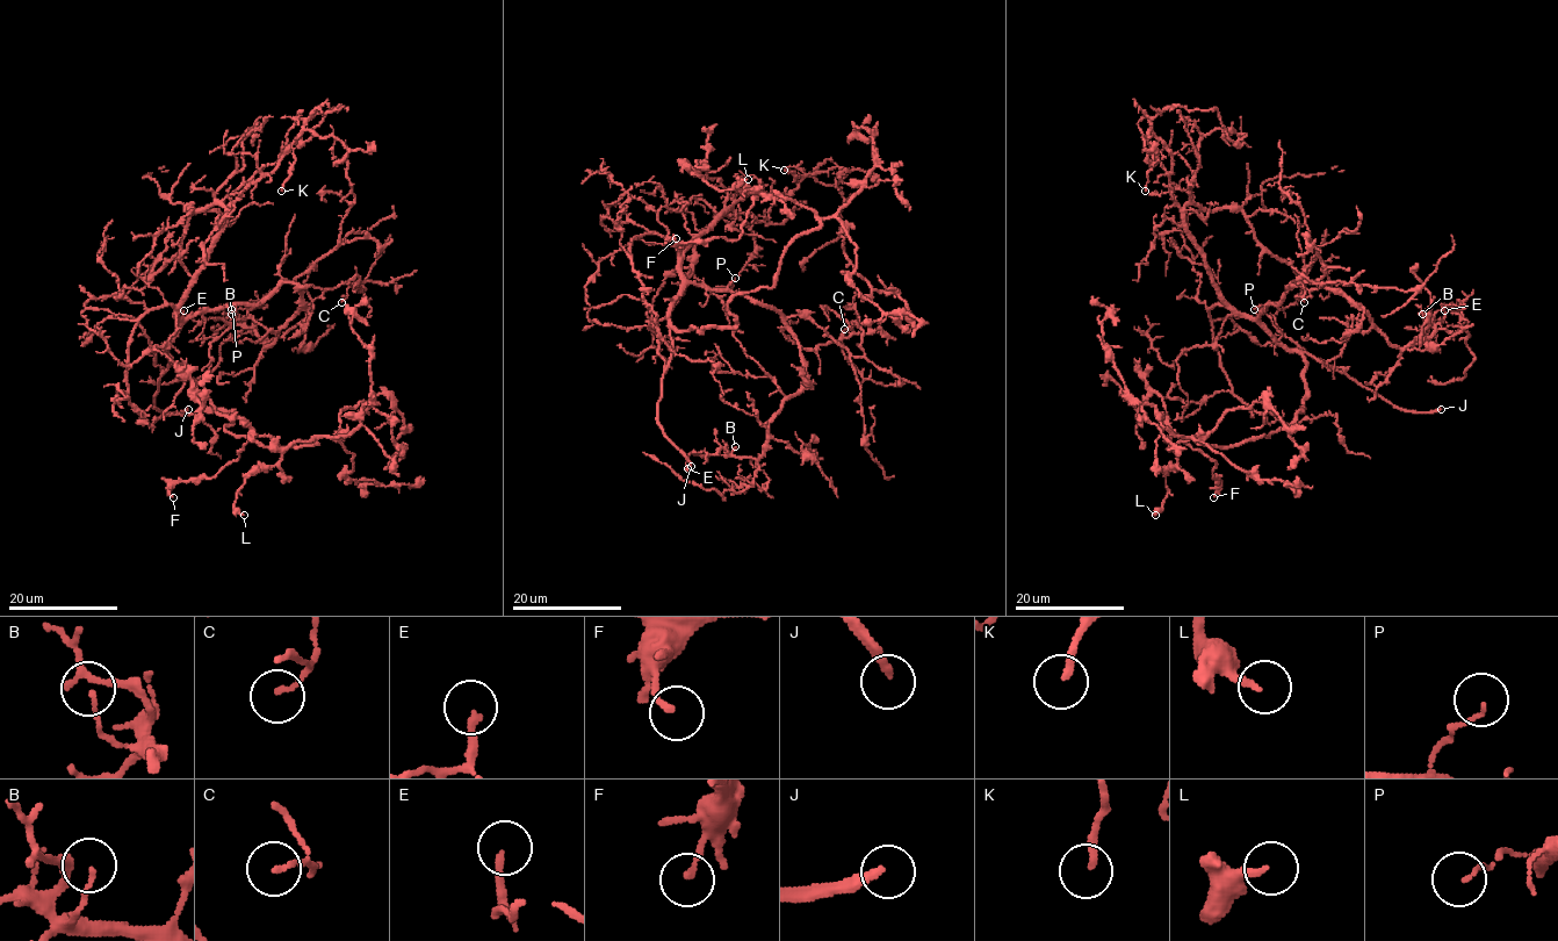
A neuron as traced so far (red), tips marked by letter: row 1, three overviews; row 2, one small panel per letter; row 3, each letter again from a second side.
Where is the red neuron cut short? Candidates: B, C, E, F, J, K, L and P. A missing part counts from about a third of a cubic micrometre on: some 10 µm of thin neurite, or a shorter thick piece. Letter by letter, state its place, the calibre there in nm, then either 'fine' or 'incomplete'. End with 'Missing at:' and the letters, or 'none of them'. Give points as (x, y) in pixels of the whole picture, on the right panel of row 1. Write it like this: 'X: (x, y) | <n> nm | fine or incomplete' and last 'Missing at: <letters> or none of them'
B: (1422, 314) | 120 nm | fine
C: (1304, 302) | 140 nm | fine
E: (1444, 310) | 200 nm | fine
F: (1213, 497) | 170 nm | fine
J: (1441, 409) | 240 nm | incomplete
K: (1145, 191) | 200 nm | fine
L: (1155, 515) | 200 nm | fine
P: (1254, 309) | 90 nm | fine
Missing at: J

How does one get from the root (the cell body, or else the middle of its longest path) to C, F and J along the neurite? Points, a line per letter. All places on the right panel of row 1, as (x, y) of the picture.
C: (1284, 344), (1259, 317), (1292, 282), (1308, 289), (1332, 282), (1312, 282), (1302, 275), (1297, 280), (1304, 302)
F: (1284, 344), (1305, 363), (1290, 424), (1232, 446), (1168, 439), (1216, 461), (1213, 497)
J: (1284, 344), (1347, 373), (1399, 408), (1415, 411), (1441, 409)

